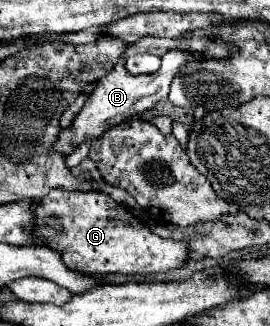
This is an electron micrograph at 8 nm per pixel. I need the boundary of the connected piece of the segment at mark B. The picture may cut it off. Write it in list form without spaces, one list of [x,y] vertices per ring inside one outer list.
[[[224,42],[224,44],[210,44],[204,52],[182,52],[182,50],[172,50],[168,54],[164,54],[162,58],[162,66],[158,72],[152,72],[152,74],[144,74],[144,76],[132,76],[126,68],[124,68],[124,60],[120,60],[112,72],[108,72],[104,78],[98,80],[98,86],[92,90],[90,98],[86,100],[82,112],[74,118],[74,124],[72,124],[72,130],[64,130],[58,138],[58,144],[56,144],[56,150],[62,152],[64,156],[68,156],[84,138],[98,138],[104,130],[108,130],[110,126],[114,124],[120,124],[120,120],[124,118],[132,118],[132,116],[138,116],[142,114],[144,110],[148,108],[154,108],[154,104],[168,96],[170,92],[170,84],[174,80],[176,74],[180,74],[180,68],[192,64],[192,62],[206,62],[206,60],[222,60],[222,58],[228,58],[232,52],[236,52],[238,46],[234,46],[232,42]]]

